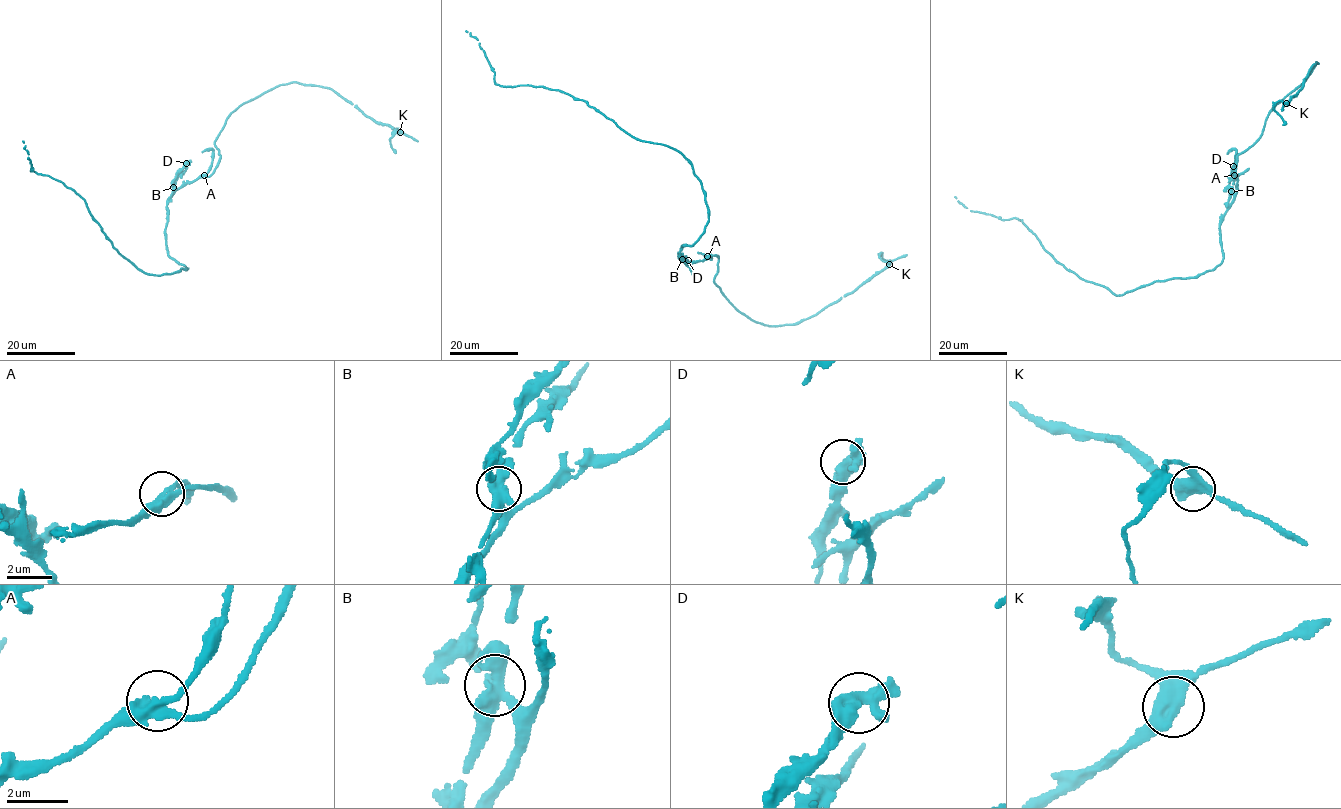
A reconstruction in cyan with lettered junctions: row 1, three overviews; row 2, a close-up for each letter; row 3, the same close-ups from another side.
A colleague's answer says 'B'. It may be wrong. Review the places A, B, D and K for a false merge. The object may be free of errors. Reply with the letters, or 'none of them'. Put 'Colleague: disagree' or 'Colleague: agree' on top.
Colleague: agree
B

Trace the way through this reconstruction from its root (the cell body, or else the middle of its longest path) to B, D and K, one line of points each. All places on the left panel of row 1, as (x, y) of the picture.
B: (166, 227), (166, 206), (174, 186)
D: (166, 227), (172, 182), (186, 163)
K: (166, 227), (171, 196), (214, 170), (220, 156), (214, 142), (226, 120), (280, 84), (330, 88), (400, 132)

